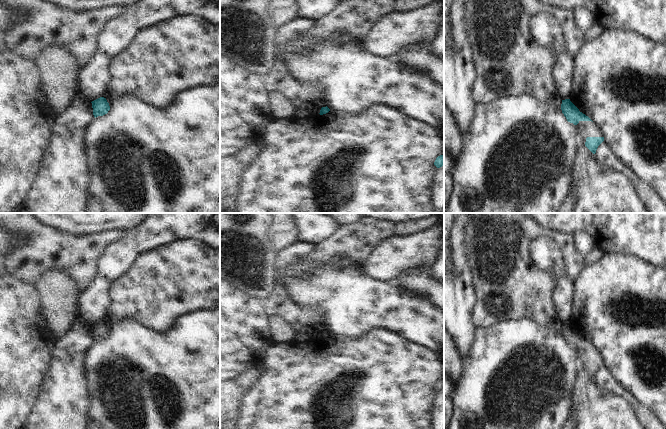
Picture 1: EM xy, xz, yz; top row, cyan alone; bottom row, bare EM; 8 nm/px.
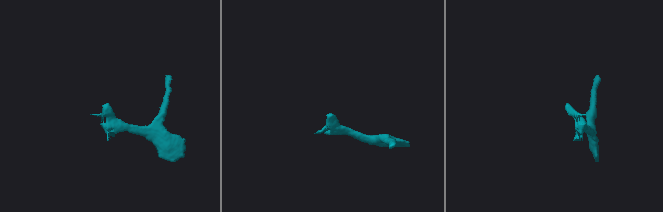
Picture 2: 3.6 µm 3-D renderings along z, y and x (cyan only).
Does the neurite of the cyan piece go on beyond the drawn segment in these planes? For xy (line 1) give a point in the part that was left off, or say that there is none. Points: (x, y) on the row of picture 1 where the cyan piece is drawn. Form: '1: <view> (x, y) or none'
1: none

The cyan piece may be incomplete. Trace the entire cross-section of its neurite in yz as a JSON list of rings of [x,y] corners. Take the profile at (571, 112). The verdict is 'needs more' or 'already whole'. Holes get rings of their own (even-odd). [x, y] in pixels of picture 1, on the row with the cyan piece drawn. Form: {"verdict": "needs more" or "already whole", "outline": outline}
{"verdict": "needs more", "outline": [[[562,100],[561,110],[567,121],[573,123],[580,134],[585,146],[593,153],[596,153],[598,146],[604,141],[601,129],[570,101]]]}

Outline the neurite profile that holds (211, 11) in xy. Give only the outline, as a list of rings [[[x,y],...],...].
[[[211,0],[206,6],[197,10],[195,14],[220,26],[220,4],[215,0]]]

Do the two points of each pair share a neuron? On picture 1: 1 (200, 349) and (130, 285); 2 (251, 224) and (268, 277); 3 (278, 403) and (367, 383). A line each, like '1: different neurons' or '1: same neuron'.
1: different neurons
2: same neuron
3: same neuron

